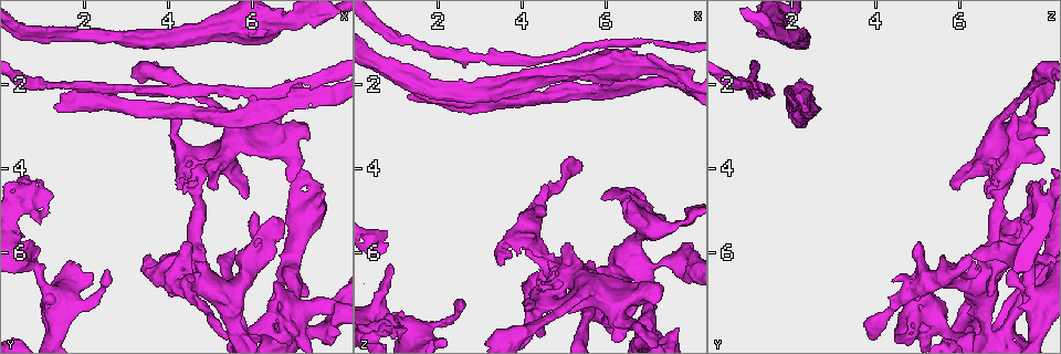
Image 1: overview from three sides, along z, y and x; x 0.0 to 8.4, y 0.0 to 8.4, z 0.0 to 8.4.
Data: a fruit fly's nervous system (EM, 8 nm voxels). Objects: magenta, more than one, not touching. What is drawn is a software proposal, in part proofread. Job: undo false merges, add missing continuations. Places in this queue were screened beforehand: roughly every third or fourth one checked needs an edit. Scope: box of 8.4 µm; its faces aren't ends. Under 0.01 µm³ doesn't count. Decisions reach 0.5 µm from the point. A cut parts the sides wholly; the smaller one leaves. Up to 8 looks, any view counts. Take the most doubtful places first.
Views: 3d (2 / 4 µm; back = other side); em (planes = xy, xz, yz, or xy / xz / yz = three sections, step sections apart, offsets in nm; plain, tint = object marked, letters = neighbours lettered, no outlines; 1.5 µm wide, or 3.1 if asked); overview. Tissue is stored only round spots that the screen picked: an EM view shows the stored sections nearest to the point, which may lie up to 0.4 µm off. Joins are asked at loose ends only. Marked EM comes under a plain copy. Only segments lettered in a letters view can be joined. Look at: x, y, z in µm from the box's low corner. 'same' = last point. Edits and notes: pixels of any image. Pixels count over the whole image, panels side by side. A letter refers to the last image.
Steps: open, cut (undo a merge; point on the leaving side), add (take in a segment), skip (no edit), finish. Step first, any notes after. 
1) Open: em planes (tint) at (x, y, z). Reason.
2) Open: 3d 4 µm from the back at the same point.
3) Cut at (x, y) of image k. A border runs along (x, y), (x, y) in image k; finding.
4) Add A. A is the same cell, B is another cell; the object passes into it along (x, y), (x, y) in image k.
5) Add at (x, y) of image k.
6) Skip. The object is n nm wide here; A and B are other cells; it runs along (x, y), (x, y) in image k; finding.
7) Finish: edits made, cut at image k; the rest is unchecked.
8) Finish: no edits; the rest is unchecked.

Open: em xz step 4 (letters) at (1.30, 2.50, 2.25). Branch stops here.

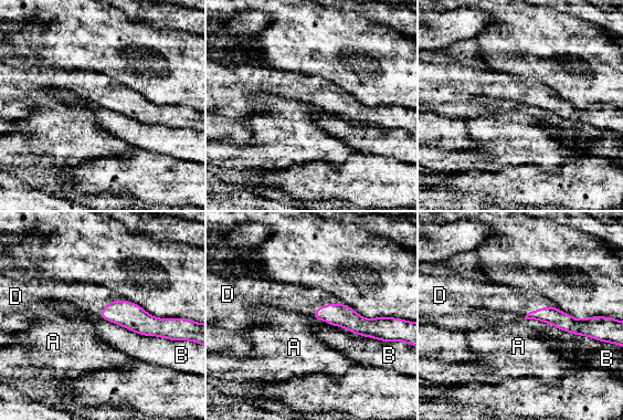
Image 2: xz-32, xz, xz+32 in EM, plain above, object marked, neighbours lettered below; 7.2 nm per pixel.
Open: em planes (letters) at the same point. Another direction.

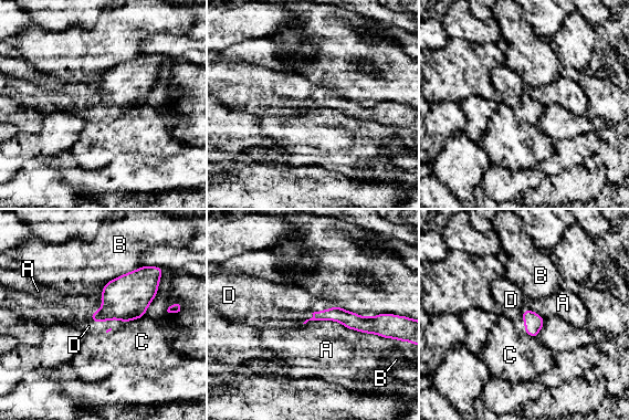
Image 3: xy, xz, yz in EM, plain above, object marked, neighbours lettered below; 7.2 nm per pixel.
Add D. D is the same cell, A, B and C are other cells; the object passes into it along (126, 297), (105, 319), (88, 326) in image 3; the neuron continues.

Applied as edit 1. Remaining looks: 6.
Open: overview.

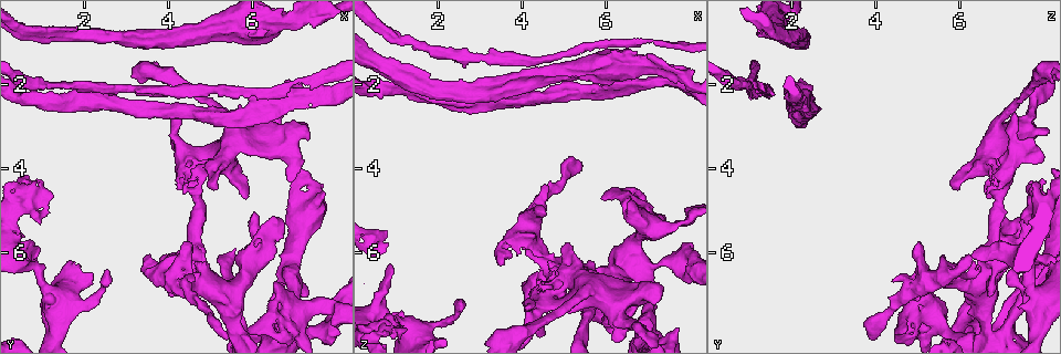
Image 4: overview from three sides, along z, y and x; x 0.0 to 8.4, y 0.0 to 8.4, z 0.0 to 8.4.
Open: 3d 4 µm at (4.75, 6.50, 6.60).

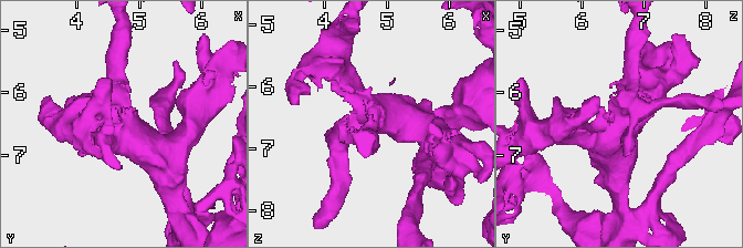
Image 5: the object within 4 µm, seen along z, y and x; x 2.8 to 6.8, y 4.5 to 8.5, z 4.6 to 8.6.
Open: em planes (letters) at (4.70, 6.55, 6.55).

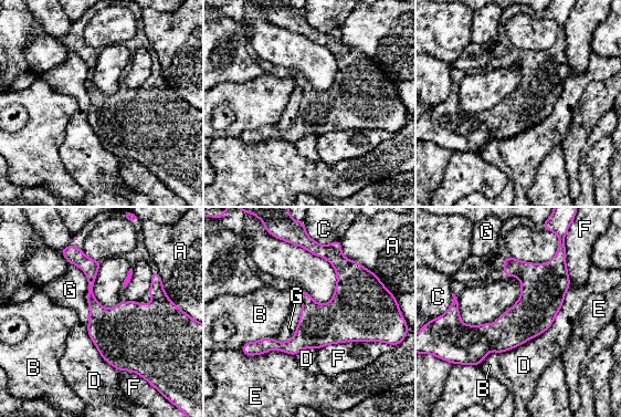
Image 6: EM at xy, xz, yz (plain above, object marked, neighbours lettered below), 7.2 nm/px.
Skip. The object is 440 nm wide here; A, B, C, D, E, F and G are other cells; a border runs along (393, 345), (337, 342), (317, 350) in image 6; continuous, no second neuron.

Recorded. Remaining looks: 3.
Open: 3d 2 µm at (4.55, 0.80, 1.75).

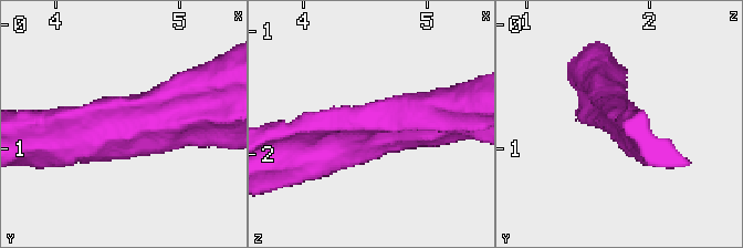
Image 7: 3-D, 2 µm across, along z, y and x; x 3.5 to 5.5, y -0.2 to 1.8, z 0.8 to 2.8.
Open: em xz step 8 (letters) at (4.54, 0.80, 1.74). 3 arms meet here; the arms are 180, 200, 300 nm wide.

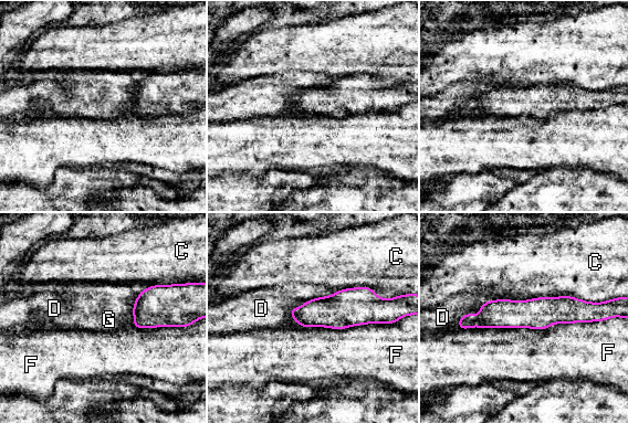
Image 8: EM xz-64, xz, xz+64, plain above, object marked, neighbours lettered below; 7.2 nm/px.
Skip. C, D, F and G are other cells; a border runs along (489, 299), (573, 296), (604, 302) in image 8; all the same neuron.

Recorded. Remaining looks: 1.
Finish: edits made, add at image 3; the rest is unchecked.

